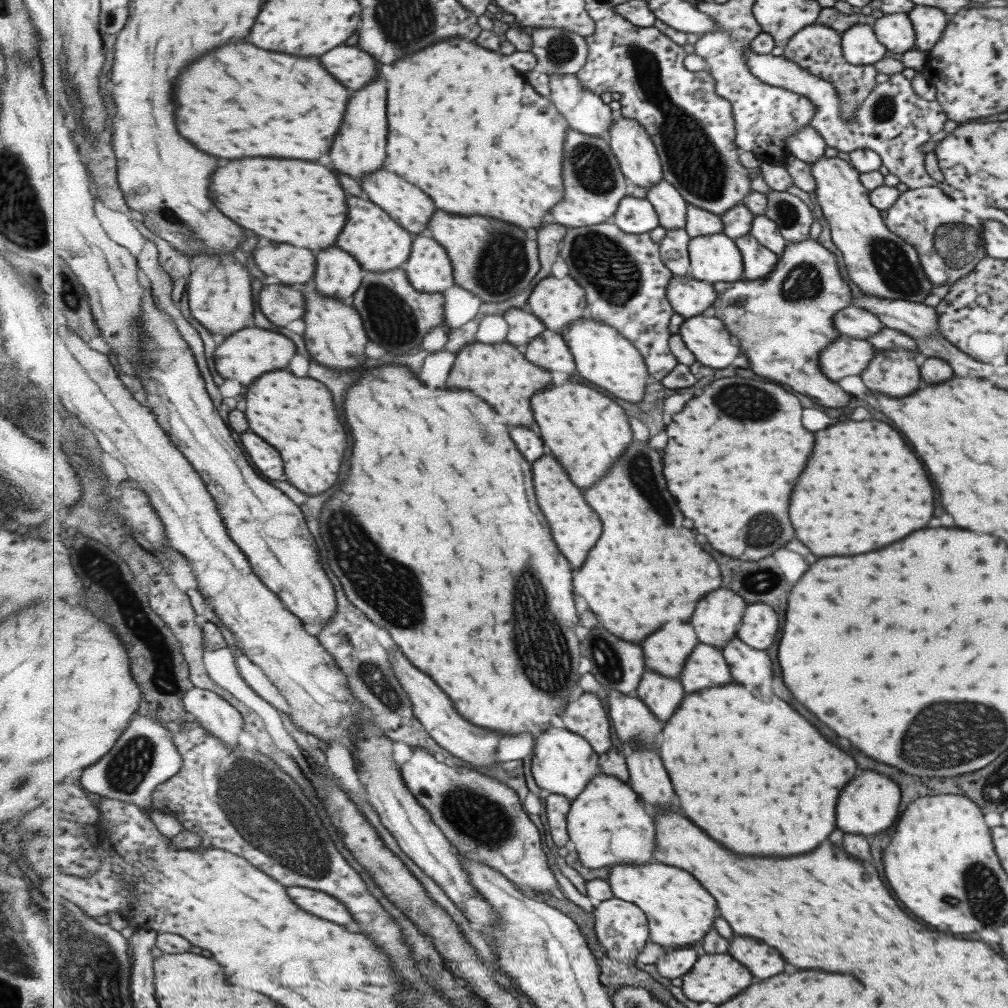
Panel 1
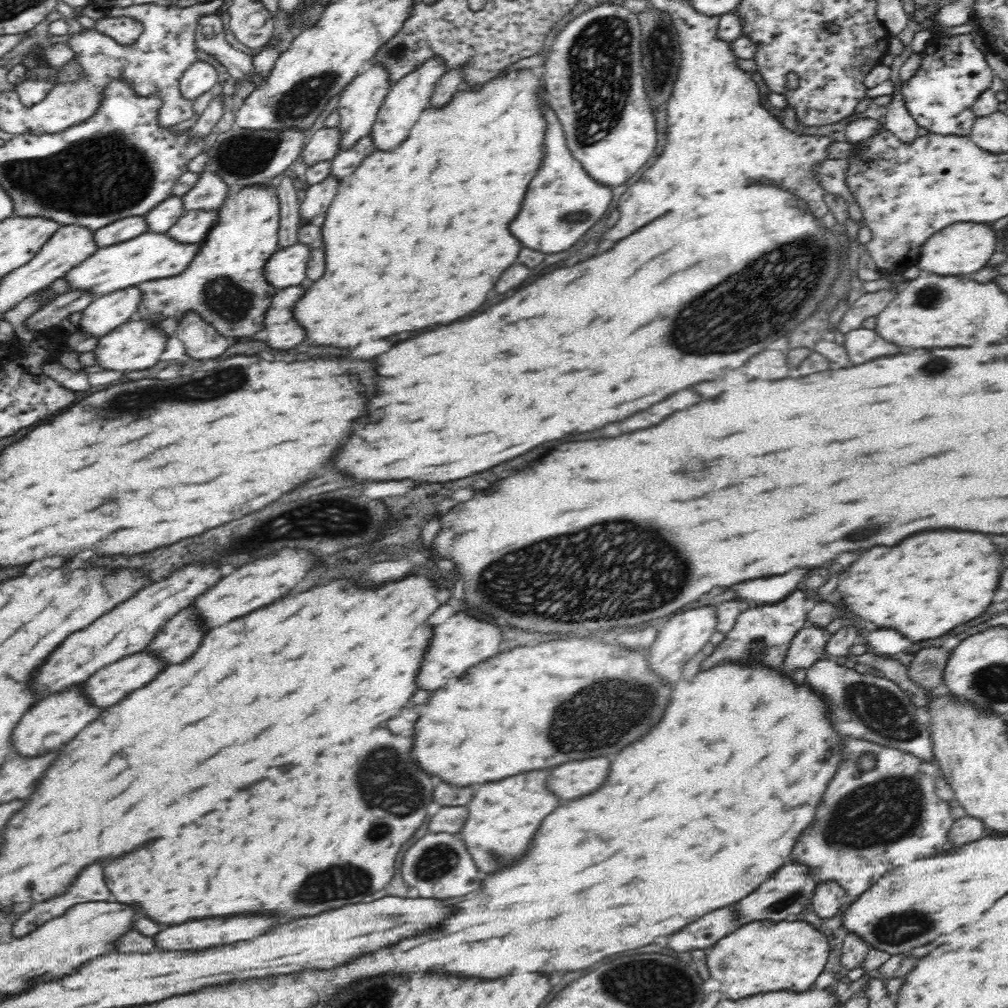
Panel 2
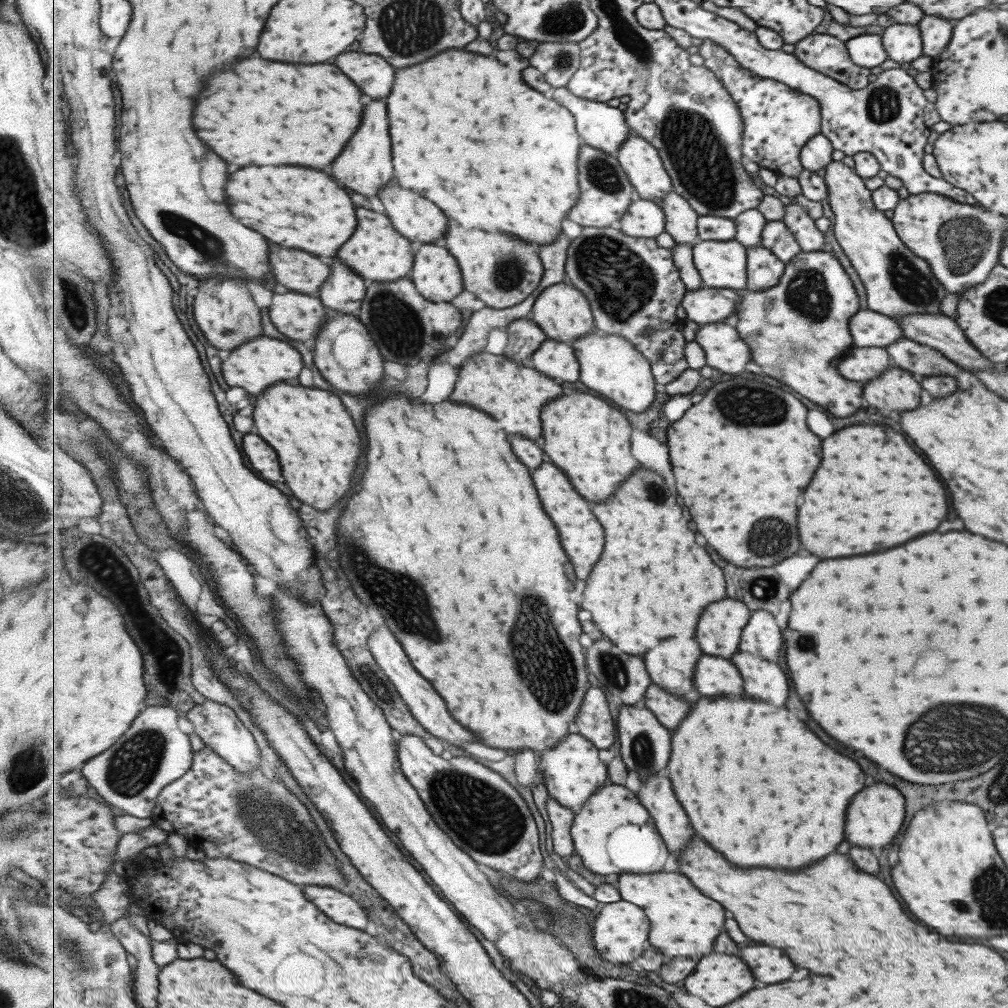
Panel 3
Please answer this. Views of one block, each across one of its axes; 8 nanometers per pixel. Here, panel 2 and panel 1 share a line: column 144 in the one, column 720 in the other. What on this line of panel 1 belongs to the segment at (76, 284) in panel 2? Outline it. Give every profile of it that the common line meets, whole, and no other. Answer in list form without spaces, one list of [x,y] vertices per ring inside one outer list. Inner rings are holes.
[[[724,232],[692,238],[689,243],[690,275],[697,280],[737,282],[745,278],[742,251],[738,243]]]

